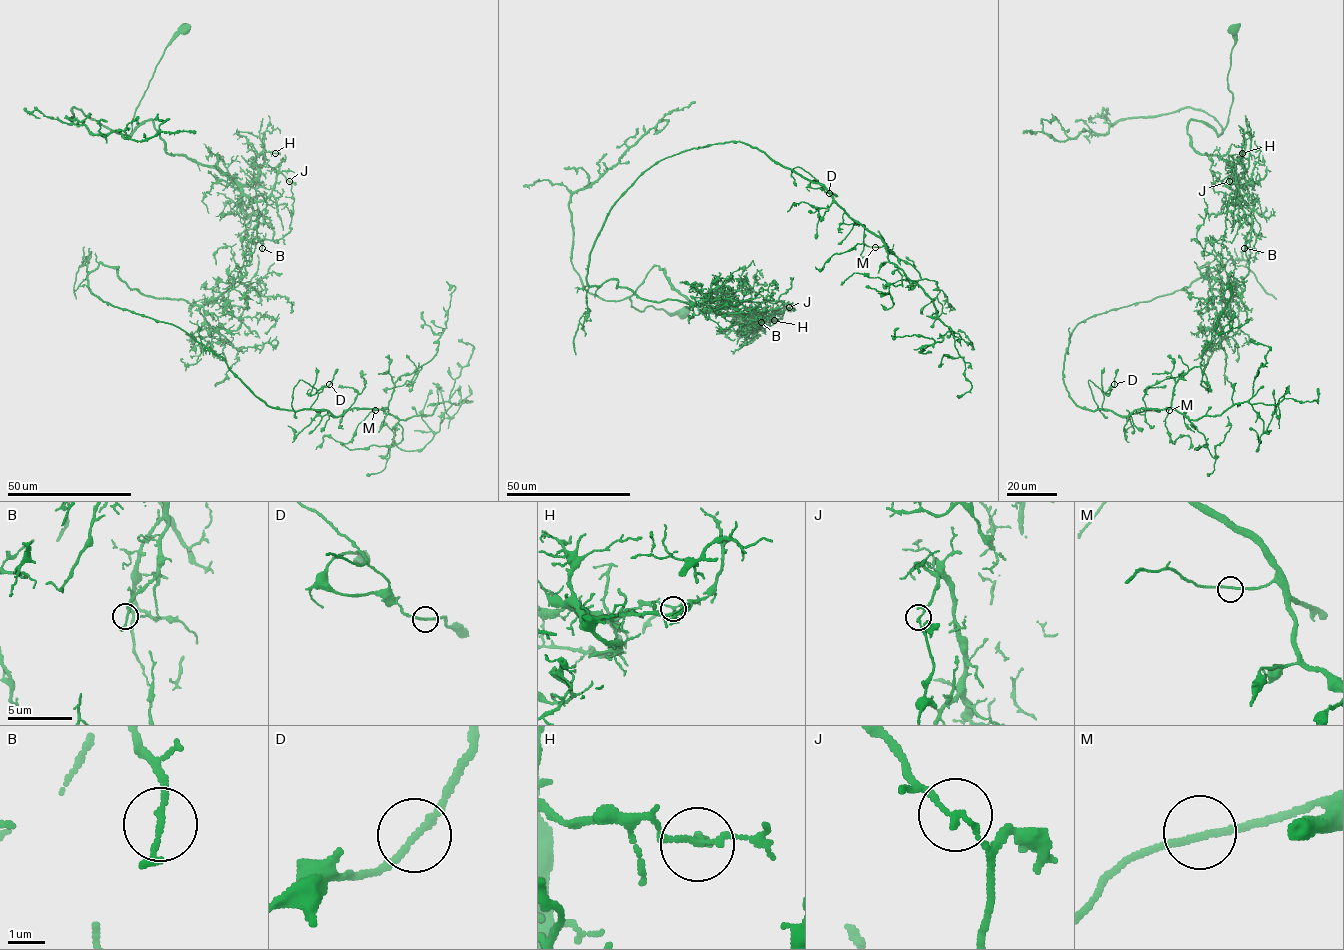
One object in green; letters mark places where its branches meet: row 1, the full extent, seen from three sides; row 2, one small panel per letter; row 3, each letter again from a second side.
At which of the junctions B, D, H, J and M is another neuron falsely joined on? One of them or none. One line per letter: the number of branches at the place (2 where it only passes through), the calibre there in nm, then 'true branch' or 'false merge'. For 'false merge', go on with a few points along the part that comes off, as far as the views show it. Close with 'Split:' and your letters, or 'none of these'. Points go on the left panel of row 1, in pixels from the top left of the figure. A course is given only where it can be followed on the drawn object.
B: 2 | 150 nm | true branch
D: 2 | 180 nm | true branch
H: 2 | 190 nm | true branch
J: 2 | 160 nm | false merge | (289, 181), (253, 201), (169, 154), (151, 120), (130, 134), (74, 108), (69, 119), (136, 141), (195, 133)
M: 2 | 180 nm | true branch
Split: J

